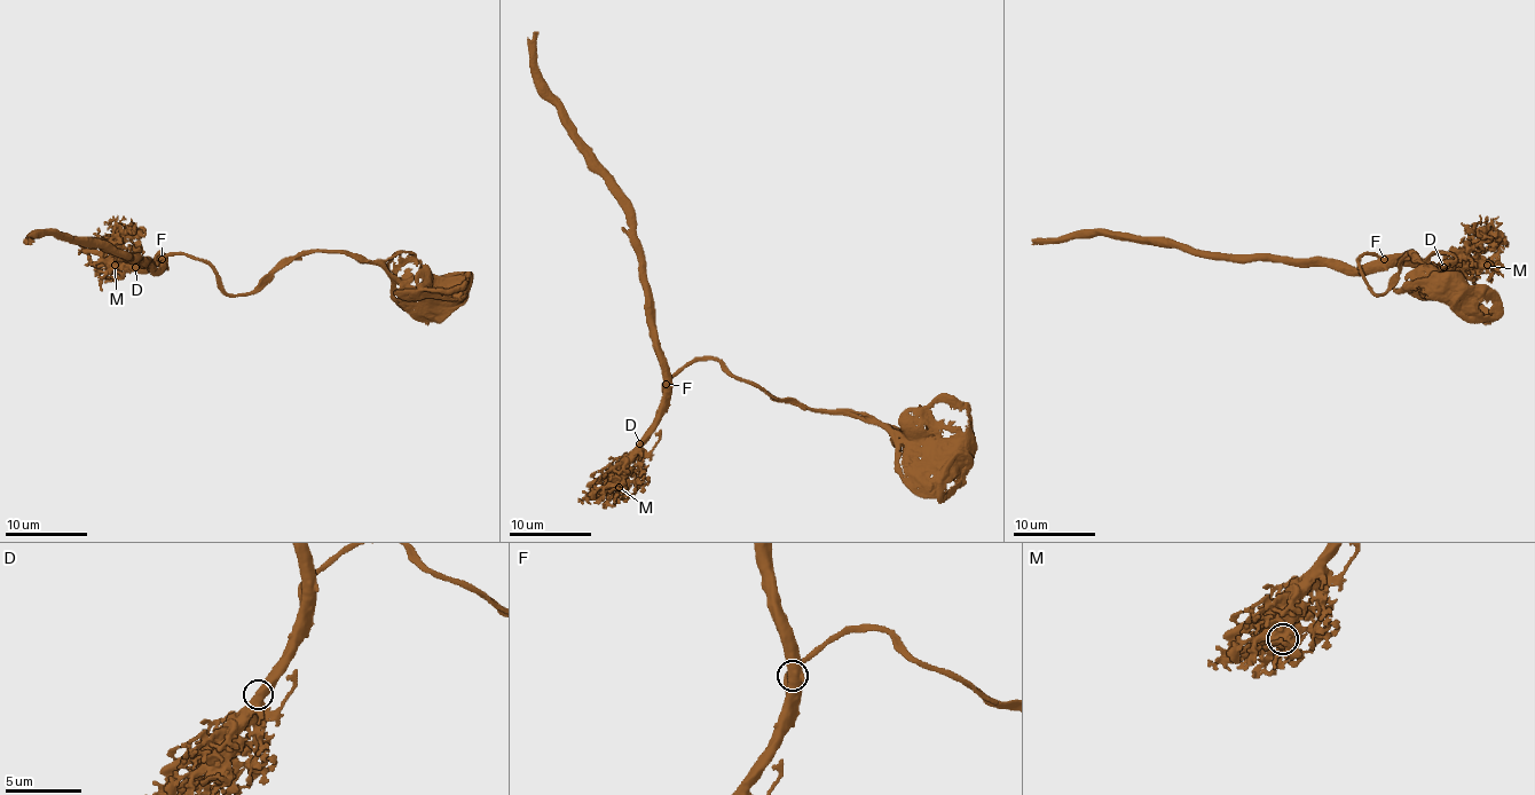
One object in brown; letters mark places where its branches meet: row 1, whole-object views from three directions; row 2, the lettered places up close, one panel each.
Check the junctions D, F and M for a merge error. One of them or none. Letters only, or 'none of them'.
none of them

